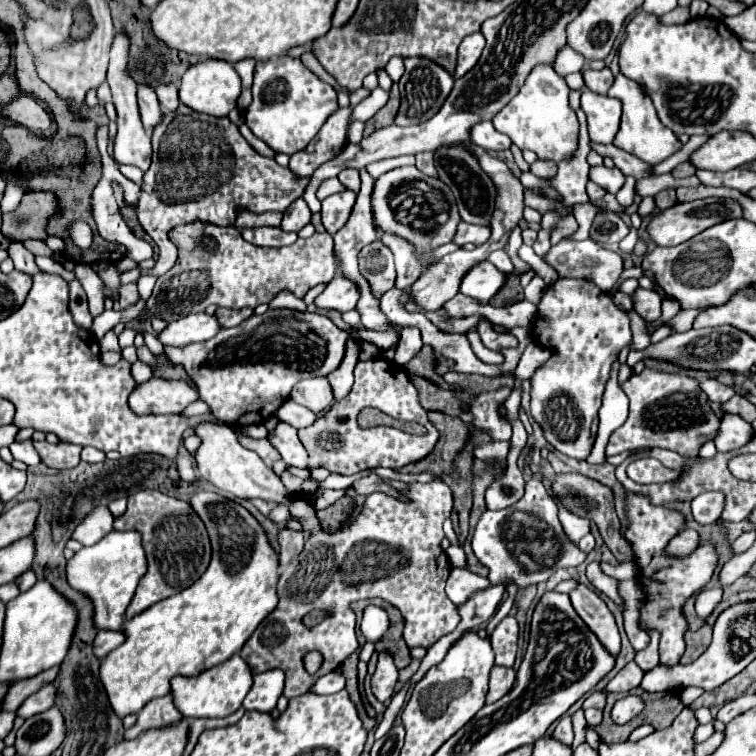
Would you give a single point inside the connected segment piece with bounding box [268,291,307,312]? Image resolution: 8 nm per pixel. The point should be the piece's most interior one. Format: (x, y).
(285, 299)

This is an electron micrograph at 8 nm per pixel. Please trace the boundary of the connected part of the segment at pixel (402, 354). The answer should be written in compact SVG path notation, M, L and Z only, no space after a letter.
M405 327L400 332L400 340L395 348L394 363L404 367L412 357L418 355L422 349L422 339L420 339L420 329L416 327Z

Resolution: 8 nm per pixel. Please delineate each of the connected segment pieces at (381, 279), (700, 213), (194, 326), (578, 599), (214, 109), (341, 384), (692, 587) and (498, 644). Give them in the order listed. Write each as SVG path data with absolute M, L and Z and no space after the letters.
M376 241L374 245L362 249L360 273L368 279L376 299L380 299L388 289L394 287L394 279L396 279L394 257L382 241Z
M710 197L710 199L700 199L700 201L690 201L690 203L678 203L666 211L660 211L658 215L652 217L652 221L648 225L648 233L656 245L674 247L674 245L680 245L680 243L692 239L694 235L706 231L708 227L714 227L728 219L740 219L740 217L742 217L742 207L738 201Z
M194 313L194 315L168 323L168 327L158 335L158 341L164 345L182 347L182 345L188 345L194 341L206 341L206 339L214 337L220 329L222 327L220 327L216 315Z
M578 585L568 593L572 607L582 617L582 621L590 627L590 631L610 649L610 653L620 653L620 633L614 621L614 615L606 607L606 603L586 585Z
M206 59L206 61L192 65L184 73L182 83L180 83L180 101L194 111L208 113L214 117L226 117L236 107L240 91L242 91L240 77L234 71L232 63L226 63L222 59Z
M350 337L346 341L346 355L340 363L338 369L334 369L330 375L328 375L328 381L334 389L334 395L336 395L336 401L346 397L346 393L350 393L352 389L352 383L354 383L354 377L352 377L352 371L354 371L354 365L358 363L358 355L360 355L360 341Z
M626 491L626 519L628 519L628 527L624 537L632 545L634 563L638 567L636 581L640 583L644 593L638 625L642 631L660 633L660 663L672 667L680 661L686 649L684 633L688 631L688 621L684 615L684 603L710 583L718 567L718 553L714 543L710 541L700 543L686 557L676 557L666 553L670 539L686 529L686 517L676 509L654 505L642 493Z
M504 617L492 633L492 649L496 653L496 663L512 667L518 651L518 621L514 617Z

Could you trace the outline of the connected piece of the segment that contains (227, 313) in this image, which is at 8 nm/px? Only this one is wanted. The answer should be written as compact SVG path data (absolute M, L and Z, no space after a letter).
M220 307L216 311L216 315L220 317L222 327L236 327L236 325L240 325L242 321L246 321L252 315L252 309L238 309L238 311L234 311L234 309L222 309Z

